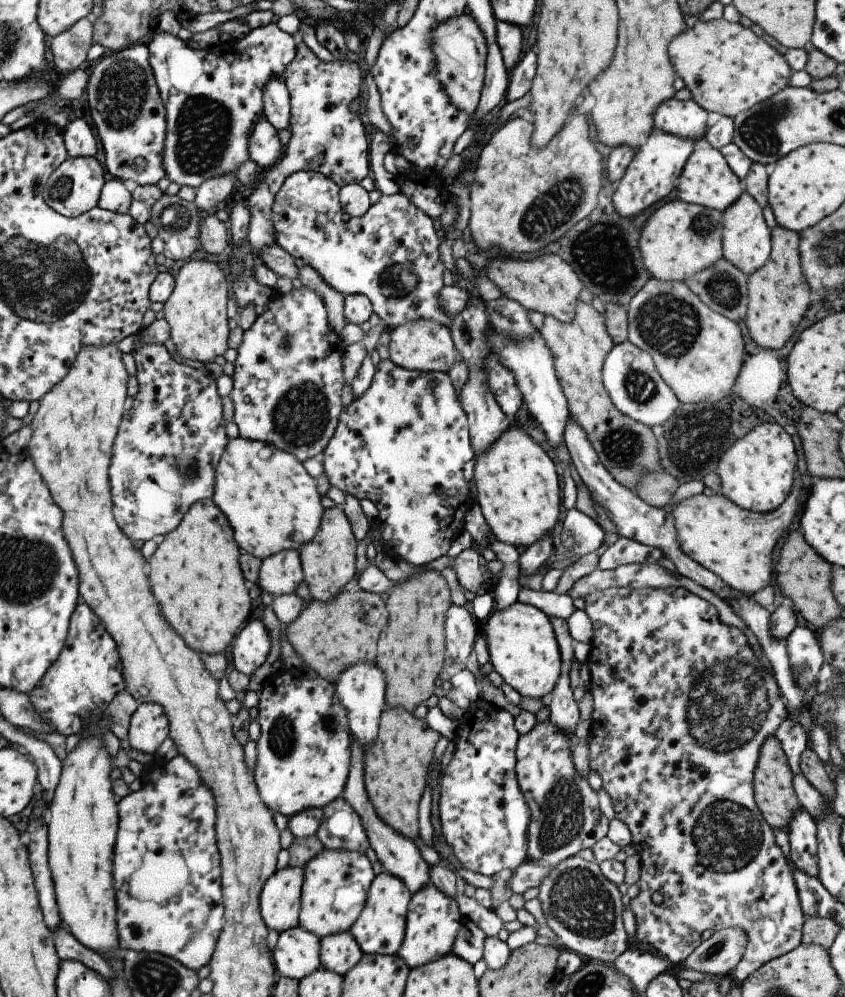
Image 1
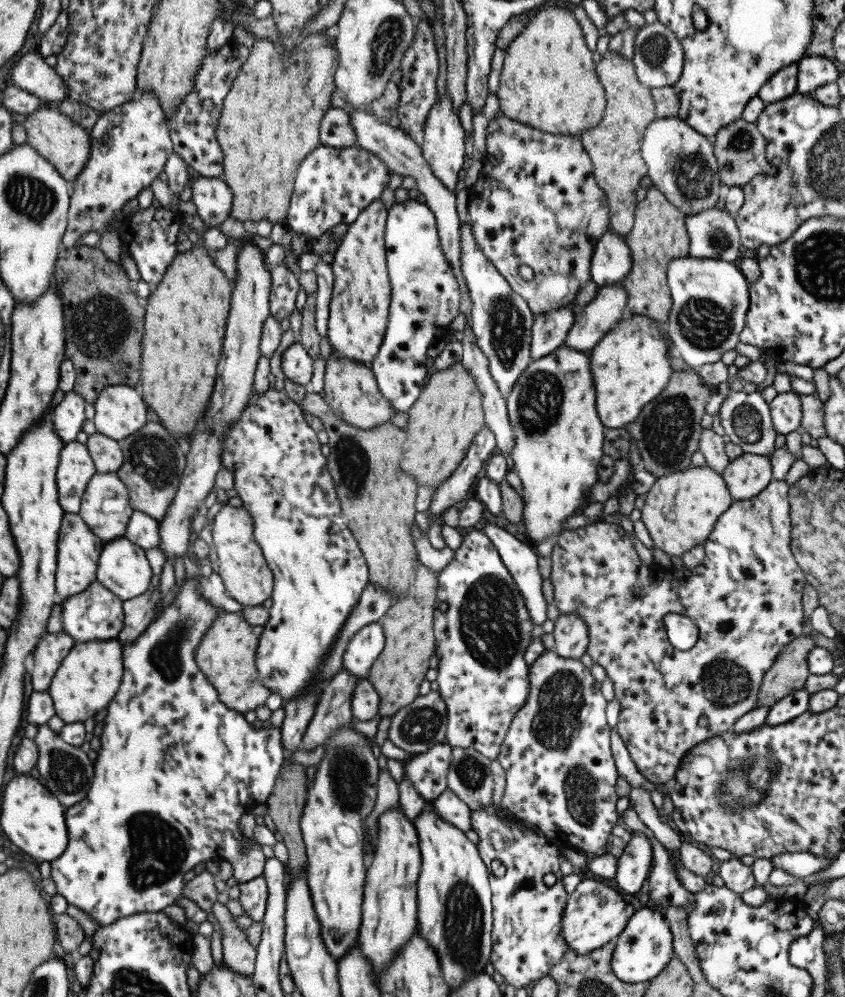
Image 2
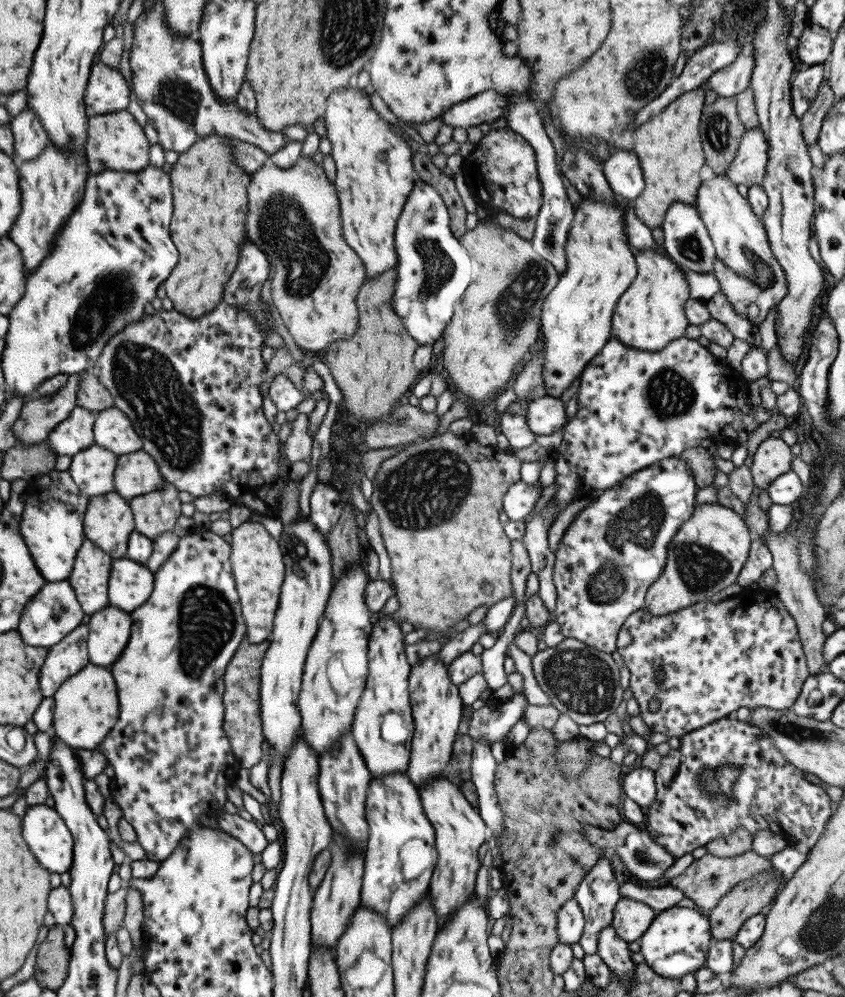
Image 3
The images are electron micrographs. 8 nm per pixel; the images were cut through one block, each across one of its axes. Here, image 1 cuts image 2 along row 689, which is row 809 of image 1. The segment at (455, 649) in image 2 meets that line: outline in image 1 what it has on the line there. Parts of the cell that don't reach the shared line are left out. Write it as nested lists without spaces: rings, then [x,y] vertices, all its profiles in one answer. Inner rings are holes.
[[[484,699],[472,703],[459,720],[460,724],[451,740],[455,744],[452,760],[444,768],[444,776],[440,780],[439,816],[442,835],[462,868],[487,877],[502,870],[515,871],[526,862],[528,856],[531,812],[516,778],[515,752],[520,733],[516,730],[514,718],[513,713],[499,709]]]

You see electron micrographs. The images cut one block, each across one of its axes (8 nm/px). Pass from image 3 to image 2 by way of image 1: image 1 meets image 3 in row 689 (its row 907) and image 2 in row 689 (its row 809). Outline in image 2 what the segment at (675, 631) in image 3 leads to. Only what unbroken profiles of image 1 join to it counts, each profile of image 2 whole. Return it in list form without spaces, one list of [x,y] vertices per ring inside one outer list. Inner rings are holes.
[[[772,478],[758,496],[733,501],[704,543],[704,561],[695,568],[660,567],[659,576],[654,564],[640,560],[634,543],[618,524],[596,522],[558,535],[549,577],[554,585],[553,604],[561,614],[576,613],[584,618],[589,636],[587,653],[604,668],[620,702],[618,734],[638,771],[652,783],[661,785],[672,780],[694,746],[730,731],[741,716],[756,708],[758,689],[766,671],[778,654],[802,635],[802,594],[807,581],[791,552],[788,491],[785,480]],[[668,613],[686,615],[696,621],[699,630],[696,646],[684,652],[671,646],[664,624]],[[700,718],[708,718],[708,725],[699,727]]]

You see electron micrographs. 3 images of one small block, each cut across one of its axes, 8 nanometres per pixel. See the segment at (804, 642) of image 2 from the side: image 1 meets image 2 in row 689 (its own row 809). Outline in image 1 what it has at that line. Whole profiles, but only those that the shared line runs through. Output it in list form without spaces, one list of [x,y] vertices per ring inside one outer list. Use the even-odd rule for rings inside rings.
[[[774,735],[768,736],[760,748],[760,758],[754,770],[754,800],[766,822],[776,830],[787,829],[788,822],[794,818],[794,814],[803,808],[796,798],[792,776],[782,745]]]

